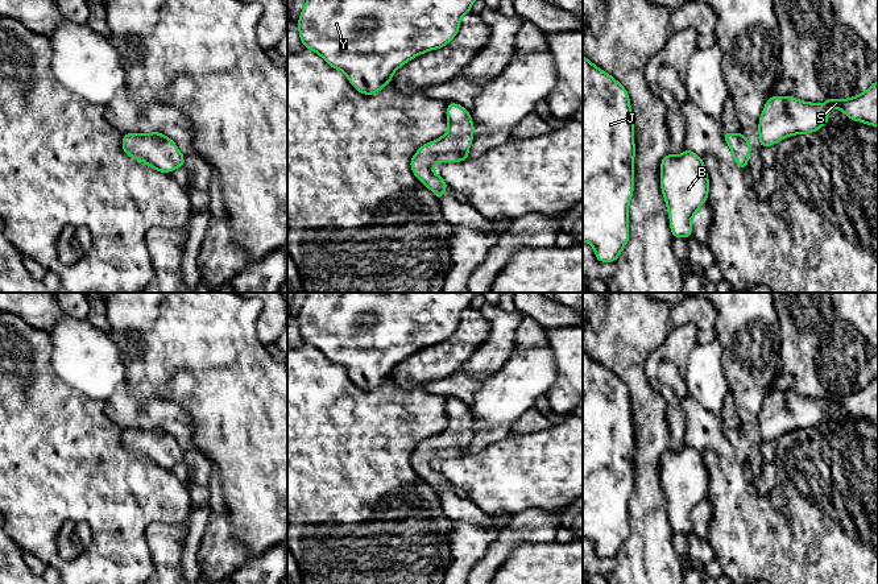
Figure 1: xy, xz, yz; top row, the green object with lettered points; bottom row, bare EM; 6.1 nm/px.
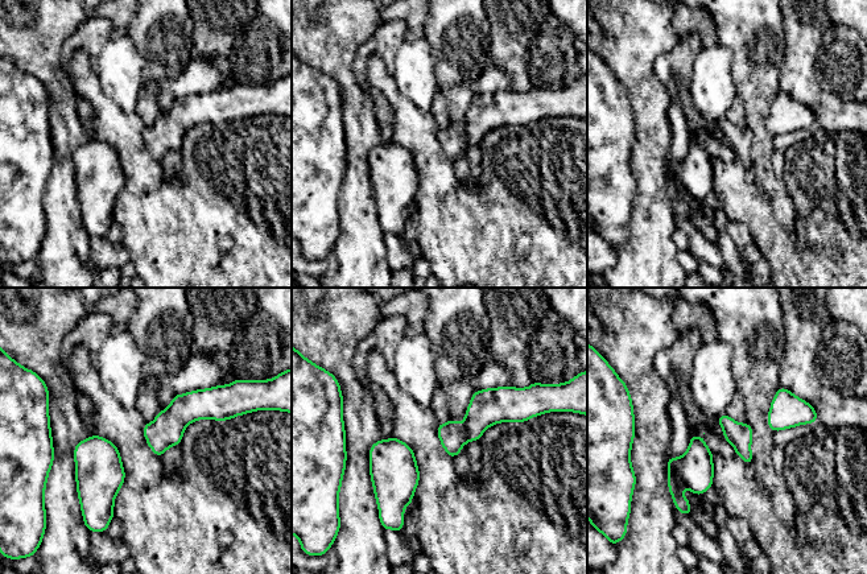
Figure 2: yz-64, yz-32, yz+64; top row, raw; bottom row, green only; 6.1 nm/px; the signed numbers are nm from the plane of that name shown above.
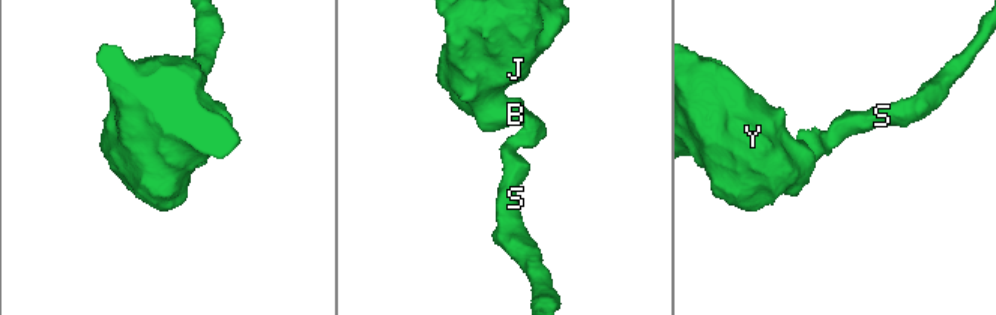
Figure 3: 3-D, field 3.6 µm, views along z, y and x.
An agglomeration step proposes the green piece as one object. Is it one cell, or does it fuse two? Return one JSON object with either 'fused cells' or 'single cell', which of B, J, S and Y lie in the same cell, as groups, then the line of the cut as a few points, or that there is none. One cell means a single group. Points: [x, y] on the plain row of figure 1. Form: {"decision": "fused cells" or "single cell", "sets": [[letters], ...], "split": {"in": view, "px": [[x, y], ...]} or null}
{"decision": "single cell", "sets": [["B", "J", "S", "Y"]], "split": null}

